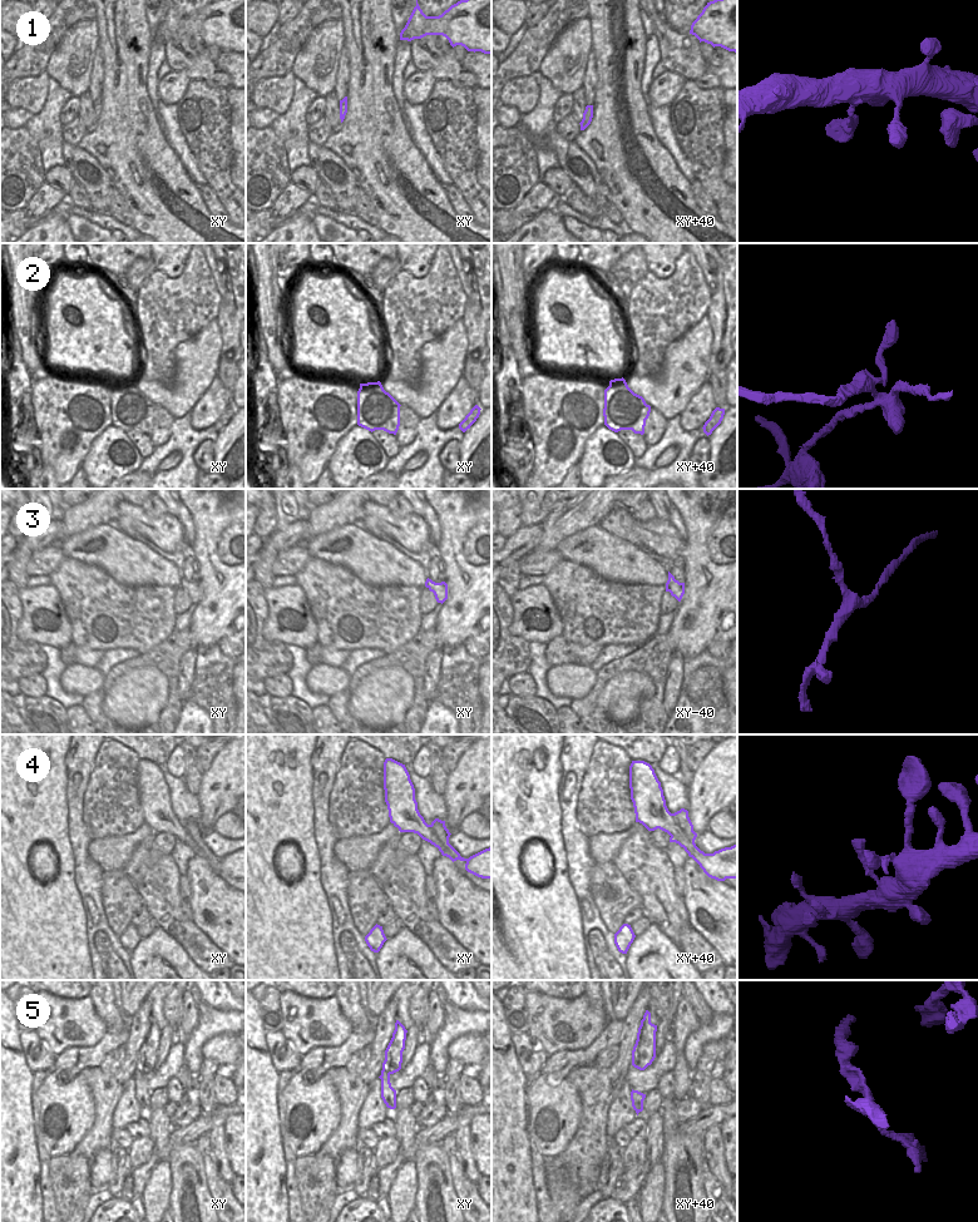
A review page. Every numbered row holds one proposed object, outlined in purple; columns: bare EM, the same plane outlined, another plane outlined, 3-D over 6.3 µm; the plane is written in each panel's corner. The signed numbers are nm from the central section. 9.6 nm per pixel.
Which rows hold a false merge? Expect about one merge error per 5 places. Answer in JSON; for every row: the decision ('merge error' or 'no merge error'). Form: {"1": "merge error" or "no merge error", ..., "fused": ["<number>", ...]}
{"1": "no merge error", "2": "merge error", "3": "no merge error", "4": "no merge error", "5": "merge error", "fused": ["2", "5"]}

